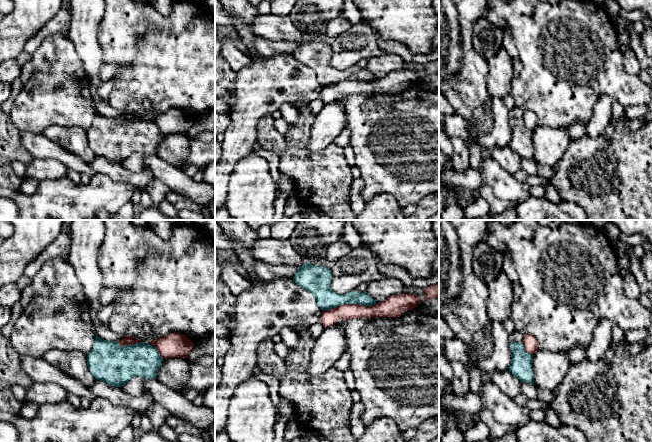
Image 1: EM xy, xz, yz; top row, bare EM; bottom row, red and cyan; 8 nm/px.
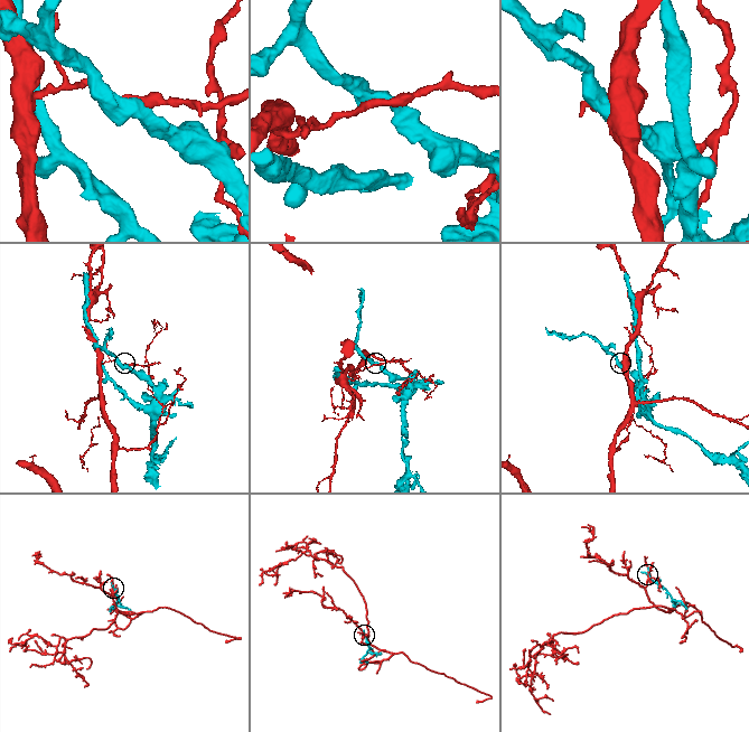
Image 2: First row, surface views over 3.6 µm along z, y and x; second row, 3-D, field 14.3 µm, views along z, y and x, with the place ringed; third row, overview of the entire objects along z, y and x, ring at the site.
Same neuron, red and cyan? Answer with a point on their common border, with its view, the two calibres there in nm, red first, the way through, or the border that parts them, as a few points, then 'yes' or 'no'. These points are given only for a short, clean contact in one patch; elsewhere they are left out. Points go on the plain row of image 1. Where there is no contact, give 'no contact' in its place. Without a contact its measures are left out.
xz (349, 80) | 130/170 nm | no

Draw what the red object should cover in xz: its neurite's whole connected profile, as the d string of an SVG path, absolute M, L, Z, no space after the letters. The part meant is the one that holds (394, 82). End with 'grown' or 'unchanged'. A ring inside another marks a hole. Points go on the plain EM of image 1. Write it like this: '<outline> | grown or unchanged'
M403 69L390 72L373 82L344 80L336 84L324 86L320 98L325 103L335 101L338 97L353 94L399 93L406 87L417 83L421 79L418 71Z | unchanged

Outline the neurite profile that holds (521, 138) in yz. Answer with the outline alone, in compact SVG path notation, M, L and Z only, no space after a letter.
M511 118L510 125L512 134L509 147L518 154L520 158L534 160L534 150L532 146L533 131L525 126L522 118Z

